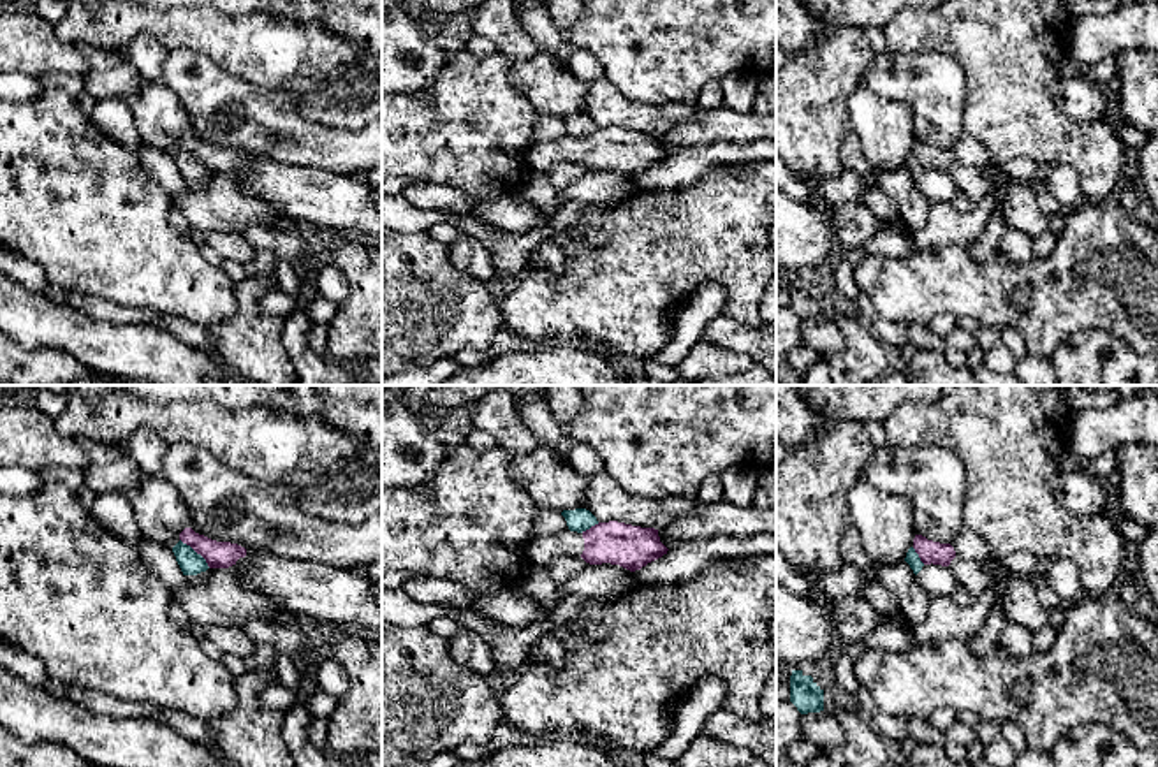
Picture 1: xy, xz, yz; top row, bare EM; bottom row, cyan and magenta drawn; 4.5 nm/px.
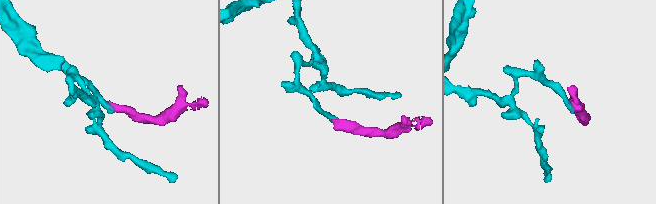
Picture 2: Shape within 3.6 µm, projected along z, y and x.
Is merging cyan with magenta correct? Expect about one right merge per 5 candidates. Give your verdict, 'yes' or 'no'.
no

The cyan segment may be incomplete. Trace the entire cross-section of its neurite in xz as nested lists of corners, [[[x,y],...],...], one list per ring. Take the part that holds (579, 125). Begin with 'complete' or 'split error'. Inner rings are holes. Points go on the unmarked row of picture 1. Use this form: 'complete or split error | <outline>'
complete | [[[586,114],[563,116],[561,121],[565,123],[568,135],[577,139],[598,130],[597,123]]]

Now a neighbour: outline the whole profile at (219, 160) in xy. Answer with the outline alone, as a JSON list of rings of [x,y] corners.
[[[141,77],[139,90],[127,99],[127,104],[144,144],[169,155],[181,146],[201,160],[209,174],[229,174],[246,162],[246,155],[238,150],[216,148],[195,139],[188,132],[188,116],[178,97],[158,79],[146,81]]]

